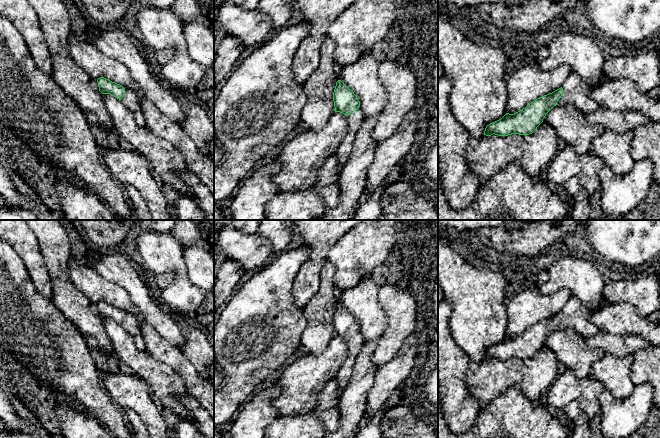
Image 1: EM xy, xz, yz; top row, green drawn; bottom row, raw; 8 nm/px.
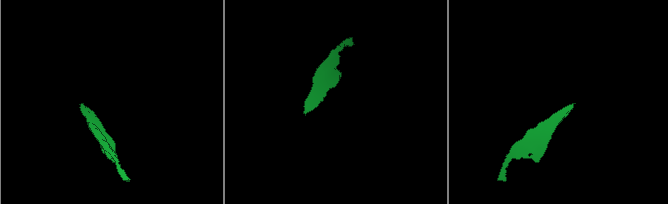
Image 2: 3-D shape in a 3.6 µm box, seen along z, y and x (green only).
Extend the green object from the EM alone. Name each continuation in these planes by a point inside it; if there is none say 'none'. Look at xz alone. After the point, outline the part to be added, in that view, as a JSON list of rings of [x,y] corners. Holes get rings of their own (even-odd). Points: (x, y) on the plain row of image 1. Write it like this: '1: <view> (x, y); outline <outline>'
1: xz (355, 343); outline [[[358,333],[353,337],[349,338],[346,341],[346,343],[348,347],[348,355],[342,367],[335,376],[335,379],[337,380],[338,383],[338,389],[340,391],[342,391],[345,388],[347,381],[352,374],[352,368],[355,364],[356,357],[360,353],[364,342],[362,340],[362,337]]]

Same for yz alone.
1: yz (575, 315); outline [[[571,297],[562,310],[563,318],[557,330],[572,328],[586,339],[600,333],[600,330],[590,322],[590,318],[603,305],[608,305],[604,298],[597,306],[586,308],[576,297]]]

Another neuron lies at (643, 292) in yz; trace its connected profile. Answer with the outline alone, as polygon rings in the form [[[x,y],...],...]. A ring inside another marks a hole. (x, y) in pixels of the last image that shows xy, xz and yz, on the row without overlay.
[[[657,275],[616,276],[605,284],[603,297],[608,305],[632,305],[647,317],[660,309],[660,279]]]

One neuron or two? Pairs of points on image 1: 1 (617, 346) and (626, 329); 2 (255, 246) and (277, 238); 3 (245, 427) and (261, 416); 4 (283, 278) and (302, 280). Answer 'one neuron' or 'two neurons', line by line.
1: two neurons
2: two neurons
3: one neuron
4: two neurons

